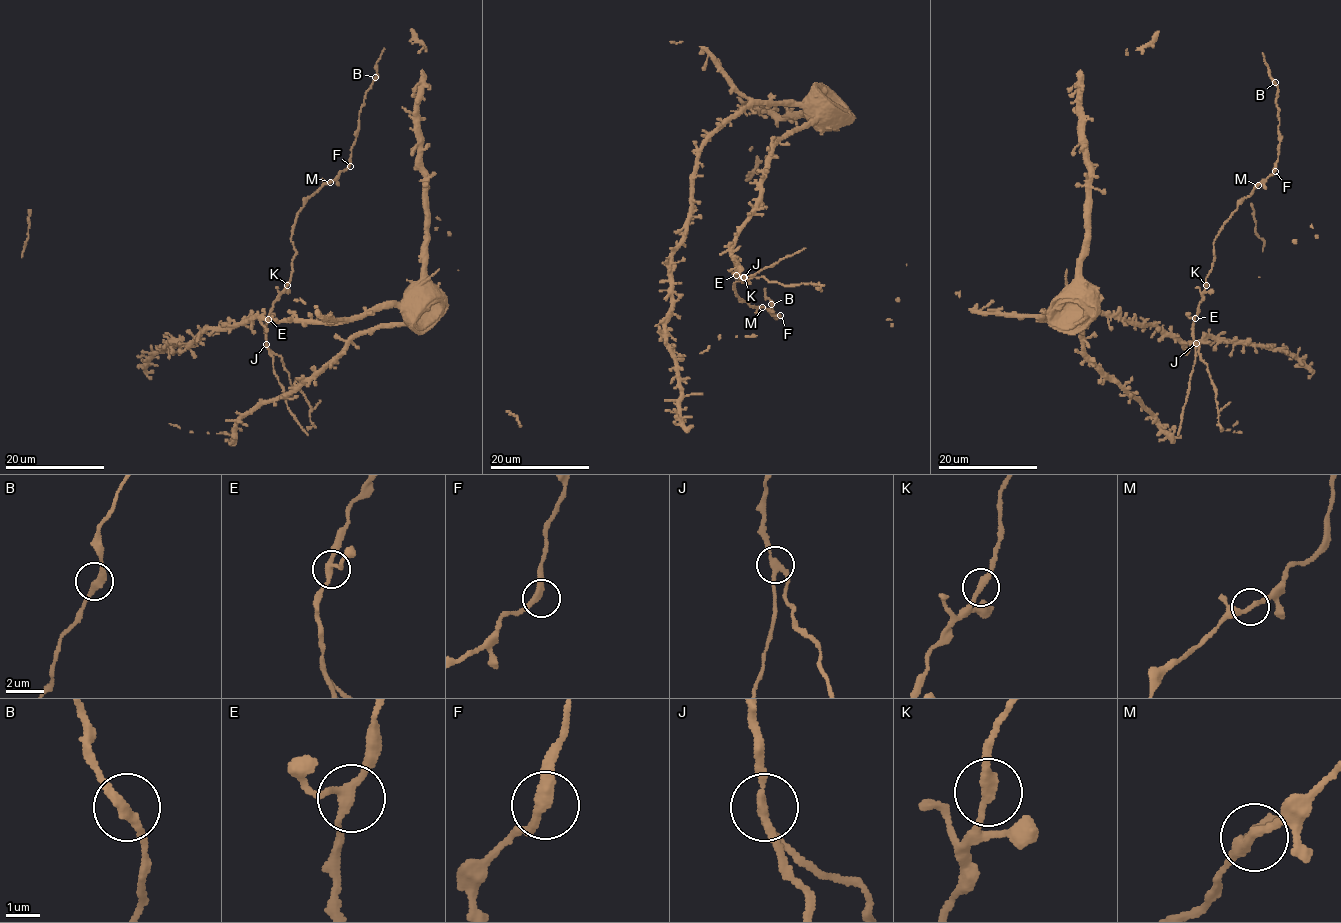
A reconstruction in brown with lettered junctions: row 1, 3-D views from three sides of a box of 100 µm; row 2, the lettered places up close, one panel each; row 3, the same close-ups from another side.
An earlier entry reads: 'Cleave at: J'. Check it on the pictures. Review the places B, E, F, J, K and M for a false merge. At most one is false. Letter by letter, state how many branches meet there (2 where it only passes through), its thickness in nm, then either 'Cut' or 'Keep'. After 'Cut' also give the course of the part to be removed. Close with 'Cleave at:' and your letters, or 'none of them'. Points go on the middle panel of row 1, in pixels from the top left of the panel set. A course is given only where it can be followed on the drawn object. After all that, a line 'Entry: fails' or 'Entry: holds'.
B: Branches: 2. Thickness 320 nm. Keep
E: Branches: 3. Thickness 240 nm. Keep
F: Branches: 2. Thickness 320 nm. Keep
J: Branches: 3. Thickness 240 nm. Cut
K: Branches: 2. Thickness 280 nm. Keep
M: Branches: 2. Thickness 240 nm. Keep
Cleave at: J
Entry: holds

